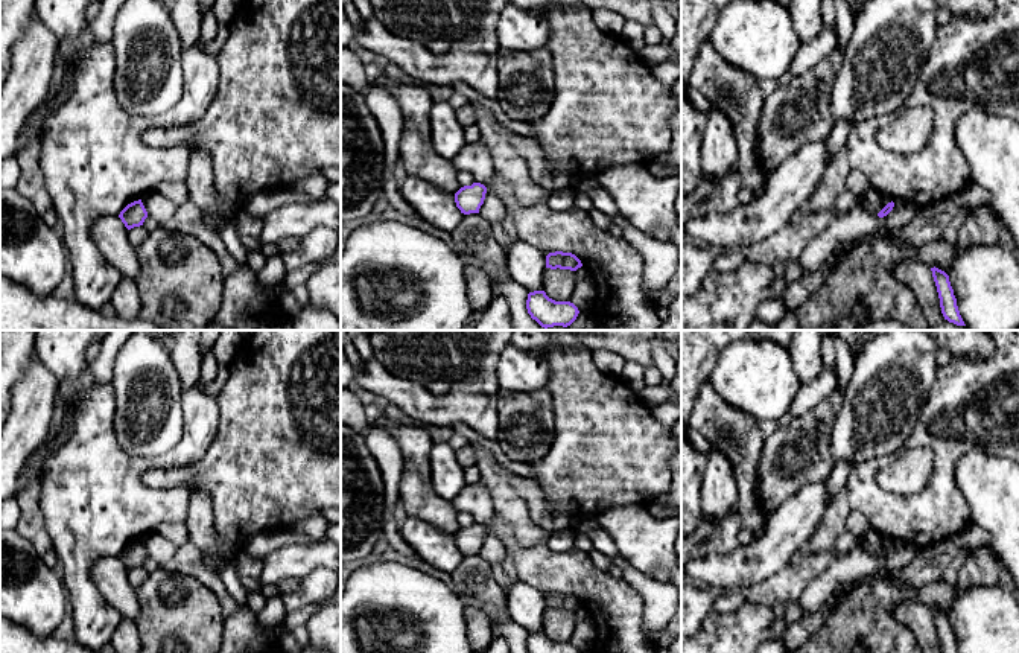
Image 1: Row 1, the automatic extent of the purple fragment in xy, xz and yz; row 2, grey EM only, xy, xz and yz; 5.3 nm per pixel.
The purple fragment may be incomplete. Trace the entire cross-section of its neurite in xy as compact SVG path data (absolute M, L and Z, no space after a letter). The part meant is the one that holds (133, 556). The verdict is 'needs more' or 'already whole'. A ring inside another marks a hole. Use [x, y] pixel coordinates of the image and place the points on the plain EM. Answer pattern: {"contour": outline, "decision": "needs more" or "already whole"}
{"contour": "M138 540L138 542L134 542L134 543L128 545L120 553L119 559L122 560L122 563L125 565L125 568L128 571L131 571L134 568L143 566L144 560L148 559L148 553L146 553L141 540Z", "decision": "already whole"}

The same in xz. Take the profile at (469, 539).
{"contour": "M473 524L471 527L464 527L455 534L456 548L464 556L479 554L484 545L487 528L481 524Z", "decision": "already whole"}

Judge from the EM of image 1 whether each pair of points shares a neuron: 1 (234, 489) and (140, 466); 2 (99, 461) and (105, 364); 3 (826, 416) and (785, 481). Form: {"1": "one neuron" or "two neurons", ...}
{"1": "two neurons", "2": "two neurons", "3": "one neuron"}

